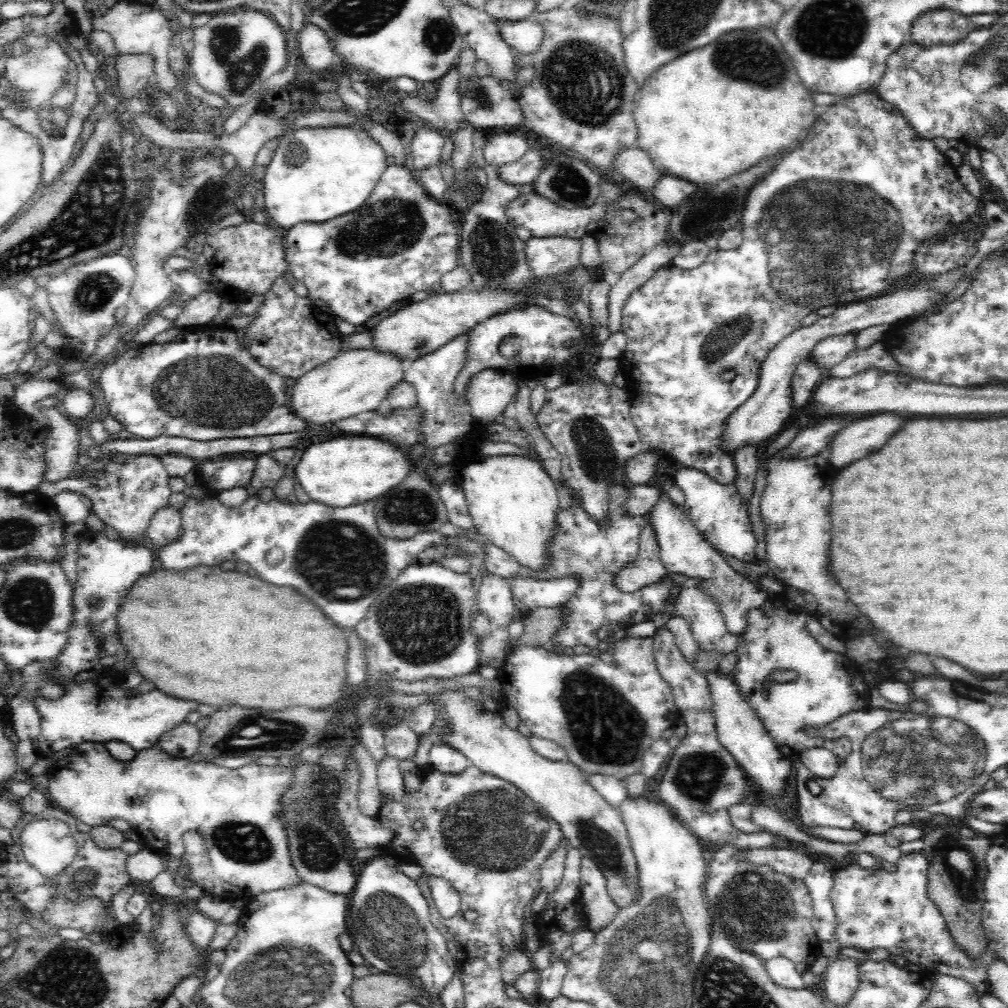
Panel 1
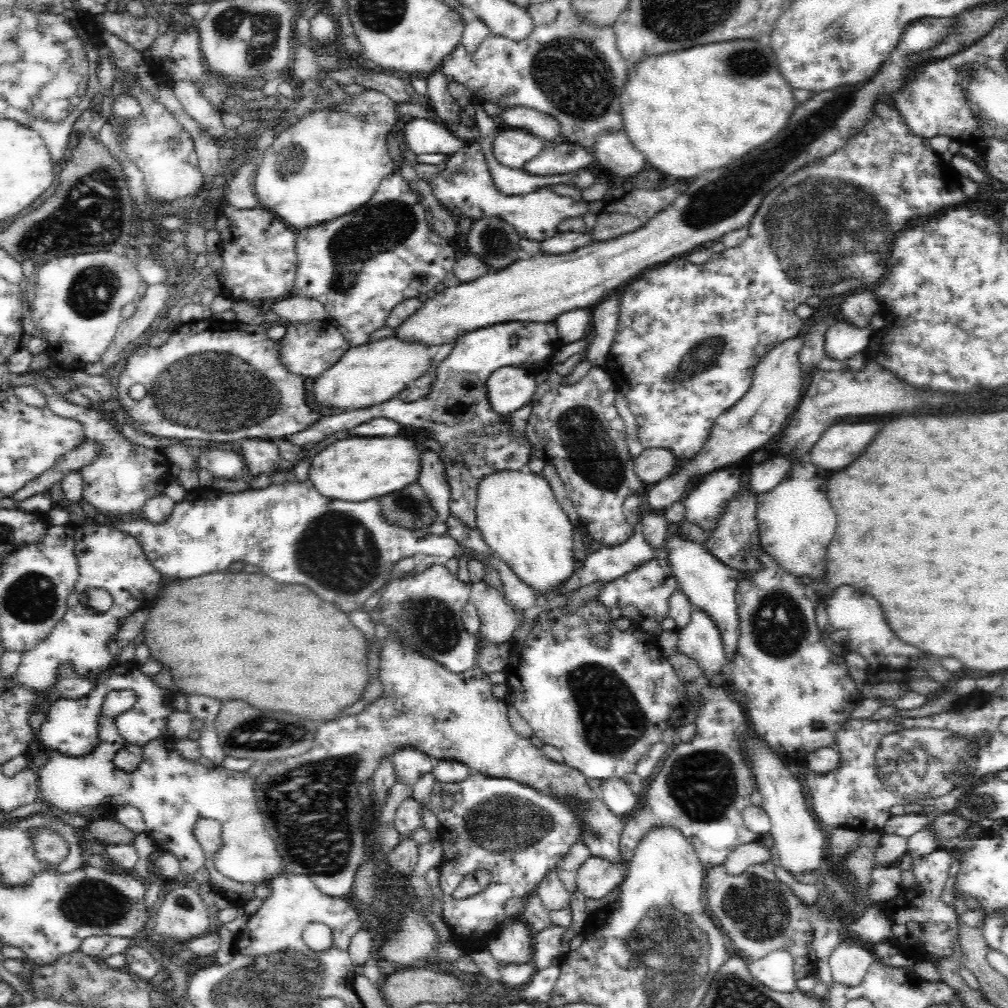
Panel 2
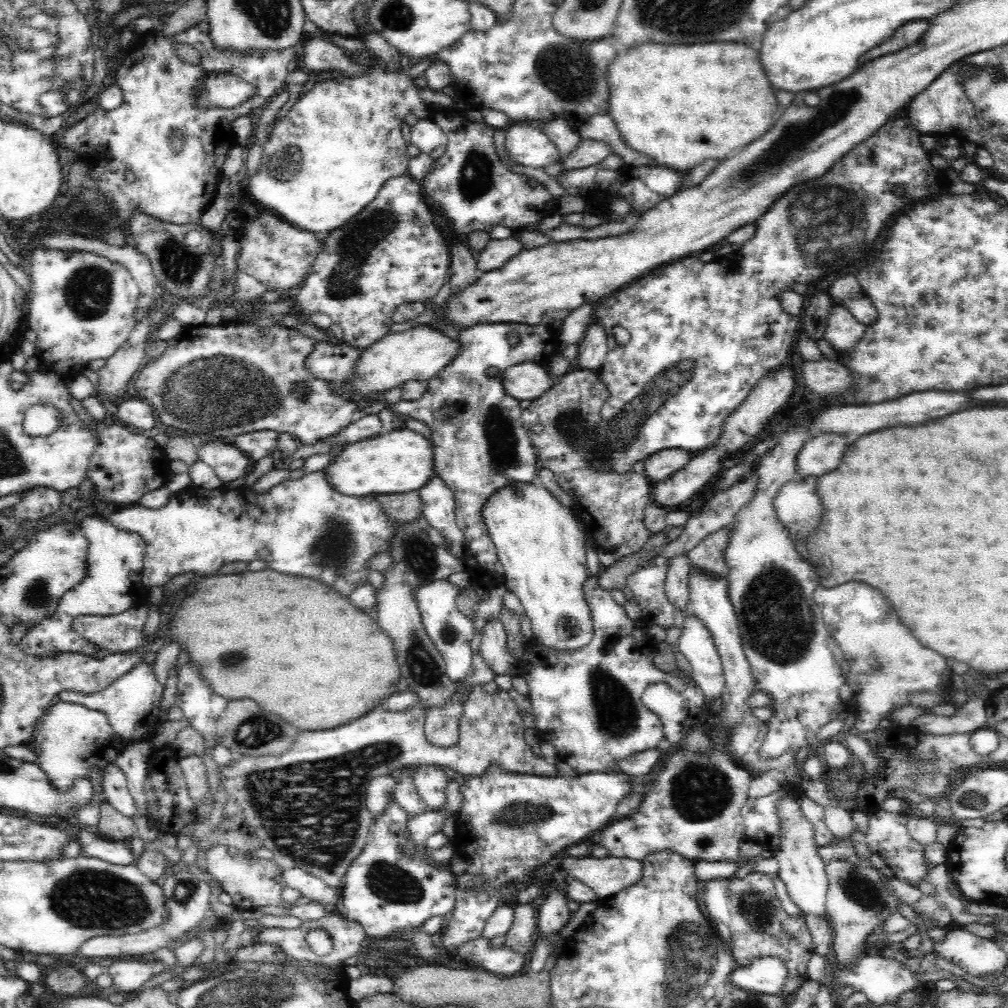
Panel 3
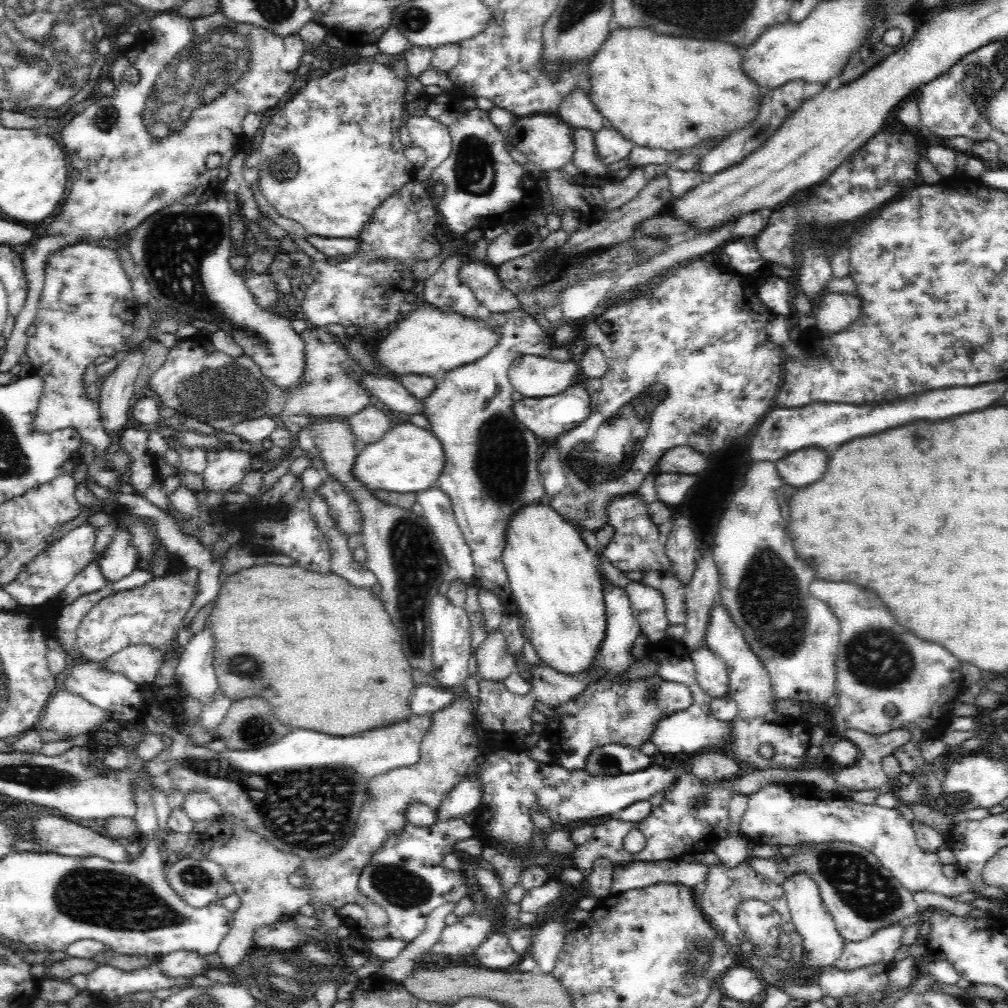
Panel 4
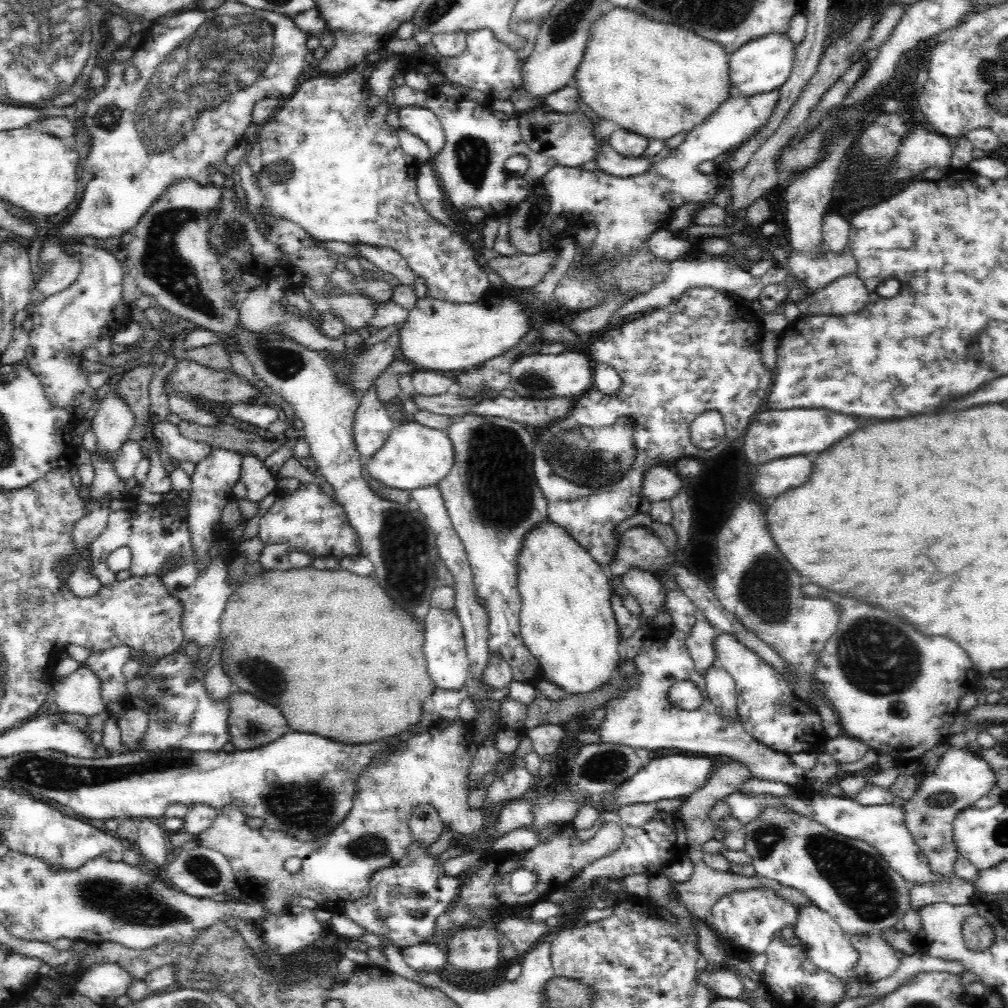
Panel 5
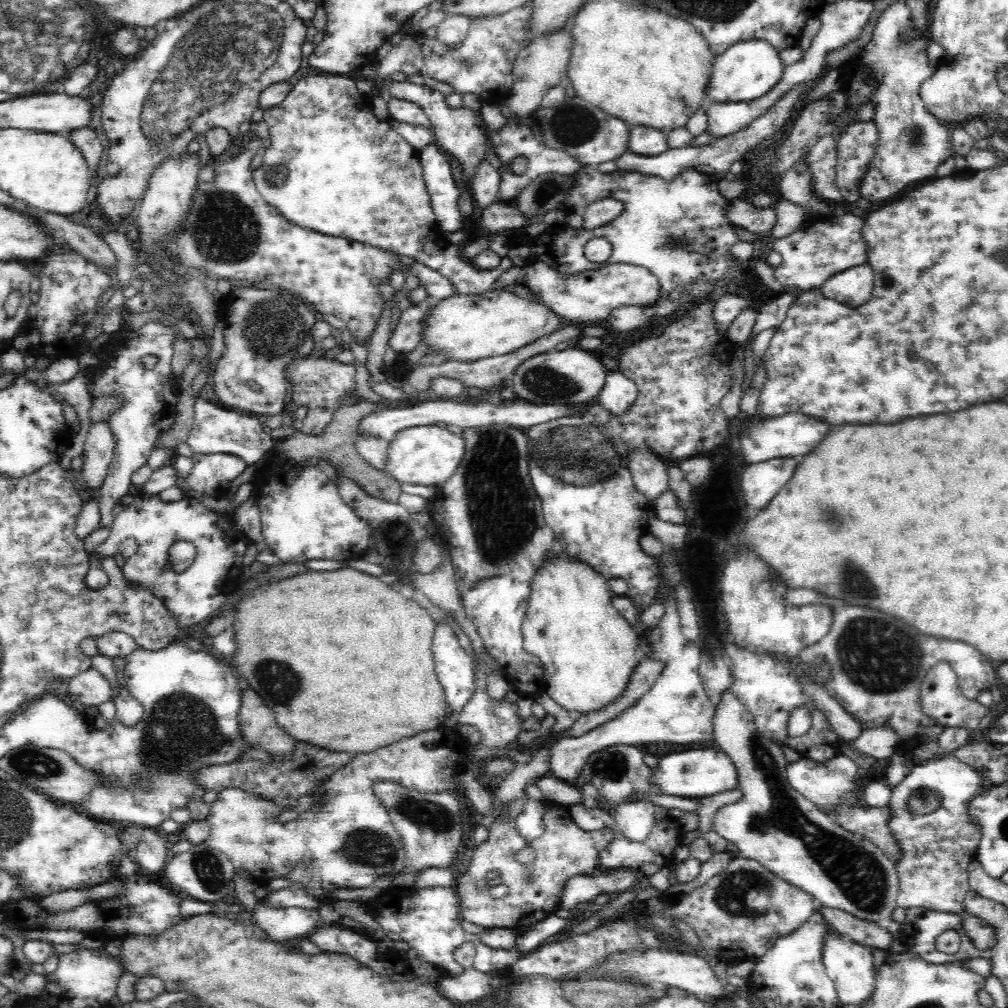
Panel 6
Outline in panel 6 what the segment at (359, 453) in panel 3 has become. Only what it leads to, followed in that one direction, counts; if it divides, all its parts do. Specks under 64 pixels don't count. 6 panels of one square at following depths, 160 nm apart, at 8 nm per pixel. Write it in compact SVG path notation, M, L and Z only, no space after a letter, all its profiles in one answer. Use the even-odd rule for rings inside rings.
M412 426L397 433L389 443L384 472L400 484L441 486L458 468L465 452L461 436L450 433L444 426Z

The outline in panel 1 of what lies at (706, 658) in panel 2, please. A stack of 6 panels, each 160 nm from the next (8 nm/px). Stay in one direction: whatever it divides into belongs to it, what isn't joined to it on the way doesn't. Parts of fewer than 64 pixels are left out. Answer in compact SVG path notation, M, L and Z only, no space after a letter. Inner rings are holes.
M690 578L685 585L680 586L673 610L667 617L680 616L688 621L694 638L700 648L716 652L734 652L736 636L728 634L724 617L714 599Z

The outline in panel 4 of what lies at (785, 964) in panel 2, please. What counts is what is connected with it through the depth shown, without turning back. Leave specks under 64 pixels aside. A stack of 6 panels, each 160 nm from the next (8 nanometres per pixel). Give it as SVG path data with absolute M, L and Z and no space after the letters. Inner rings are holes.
M733 967L726 971L720 985L722 996L729 996L732 1000L752 1000L757 994L768 992L768 985L762 979L762 972L750 967Z

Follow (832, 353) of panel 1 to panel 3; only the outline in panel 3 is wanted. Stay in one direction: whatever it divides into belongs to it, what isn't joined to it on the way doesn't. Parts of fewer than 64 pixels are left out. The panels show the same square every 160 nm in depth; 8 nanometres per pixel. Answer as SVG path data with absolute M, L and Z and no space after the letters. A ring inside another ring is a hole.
M836 303L831 310L824 339L837 353L846 354L846 350L862 340L866 327L856 321L845 306Z

